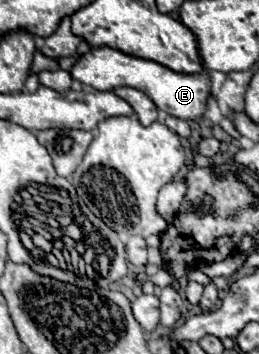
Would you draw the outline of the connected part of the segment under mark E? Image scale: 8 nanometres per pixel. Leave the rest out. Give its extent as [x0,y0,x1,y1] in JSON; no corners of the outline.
[70,46,210,120]

